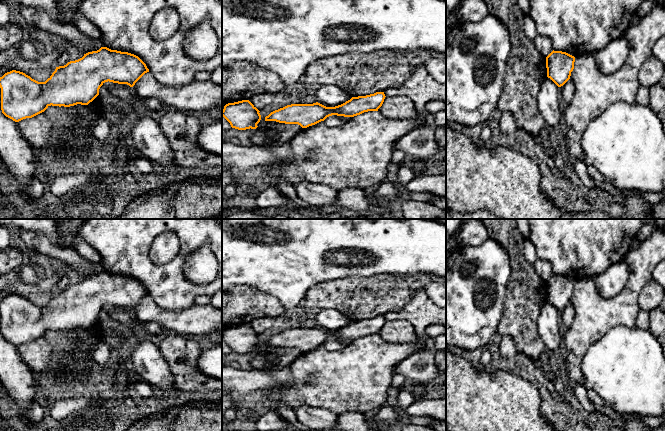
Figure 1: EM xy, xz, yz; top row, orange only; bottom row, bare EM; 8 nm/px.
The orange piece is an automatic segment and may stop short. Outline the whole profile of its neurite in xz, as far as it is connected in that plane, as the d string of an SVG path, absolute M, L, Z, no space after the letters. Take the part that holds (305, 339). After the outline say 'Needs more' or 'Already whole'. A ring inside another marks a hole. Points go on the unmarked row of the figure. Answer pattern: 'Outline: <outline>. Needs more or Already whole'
Outline: M384 316L352 321L345 327L326 331L318 326L313 328L291 328L271 336L265 345L298 348L302 352L315 349L332 339L354 341L368 335L378 335L385 323Z. Already whole

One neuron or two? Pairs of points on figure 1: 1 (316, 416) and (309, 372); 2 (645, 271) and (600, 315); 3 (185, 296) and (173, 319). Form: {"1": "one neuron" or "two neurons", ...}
{"1": "two neurons", "2": "one neuron", "3": "two neurons"}

